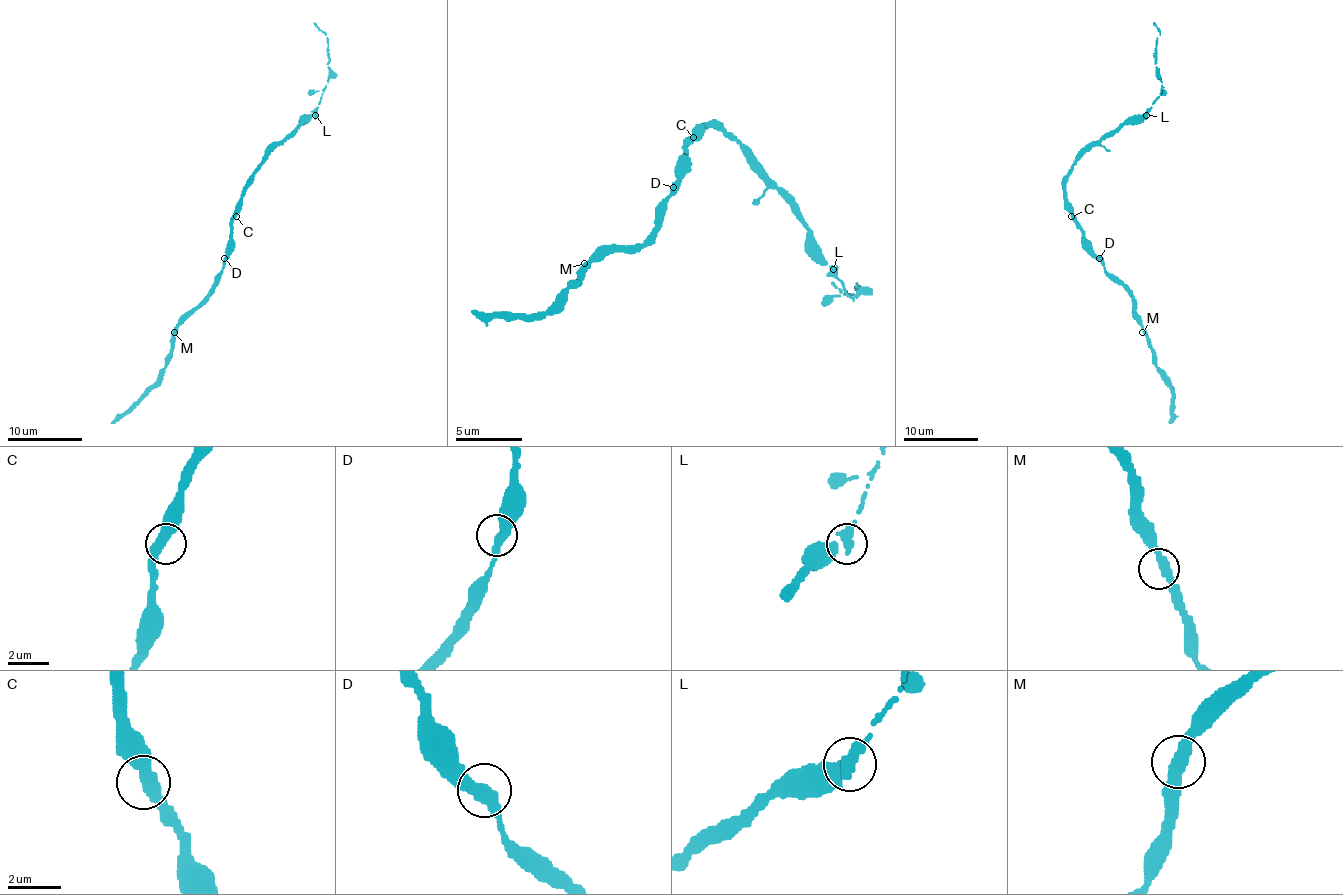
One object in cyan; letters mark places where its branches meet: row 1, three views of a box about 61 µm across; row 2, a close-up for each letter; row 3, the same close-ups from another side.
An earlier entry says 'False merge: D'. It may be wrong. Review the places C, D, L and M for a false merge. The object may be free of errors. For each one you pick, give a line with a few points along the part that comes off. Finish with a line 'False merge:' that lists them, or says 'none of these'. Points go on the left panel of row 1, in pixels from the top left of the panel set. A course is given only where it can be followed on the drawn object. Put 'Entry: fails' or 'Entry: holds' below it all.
False merge: none of these
Entry: fails

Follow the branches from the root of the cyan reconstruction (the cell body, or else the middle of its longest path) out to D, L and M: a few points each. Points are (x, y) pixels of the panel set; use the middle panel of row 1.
D: (690, 144), (686, 147), (686, 174), (673, 187)
L: (690, 144), (703, 127), (716, 127), (733, 137), (786, 200), (832, 270)
M: (690, 144), (686, 170), (667, 200), (663, 220), (640, 243), (607, 247), (590, 263), (584, 263)

